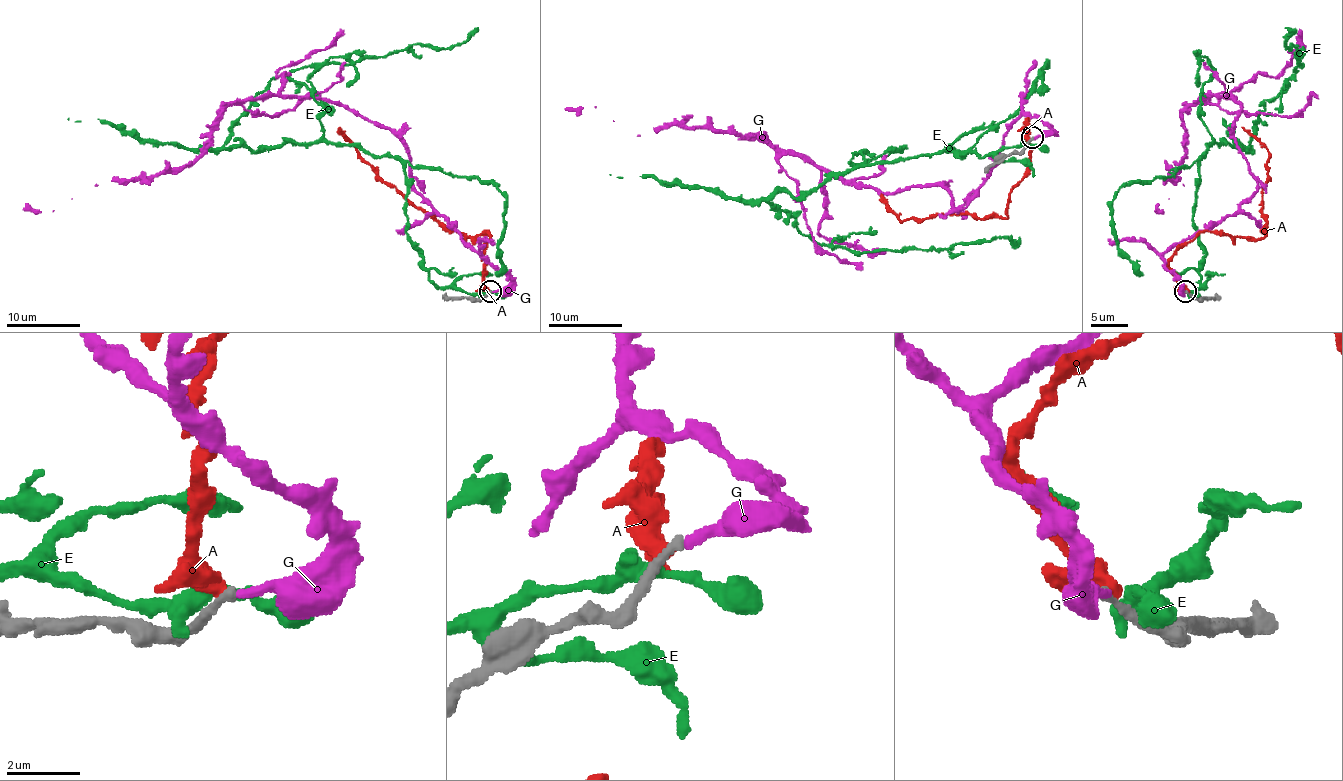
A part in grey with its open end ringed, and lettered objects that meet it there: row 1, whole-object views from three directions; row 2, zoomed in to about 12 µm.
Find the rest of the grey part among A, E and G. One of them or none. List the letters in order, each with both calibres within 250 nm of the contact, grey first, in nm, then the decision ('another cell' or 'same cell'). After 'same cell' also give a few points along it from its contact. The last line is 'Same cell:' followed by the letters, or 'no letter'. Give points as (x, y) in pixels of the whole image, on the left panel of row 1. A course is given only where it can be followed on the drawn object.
A: calibres 280 and 500 nm; another cell
E: calibres 360 and 360 nm; another cell
G: calibres 240 and 260 nm; another cell
Same cell: no letter

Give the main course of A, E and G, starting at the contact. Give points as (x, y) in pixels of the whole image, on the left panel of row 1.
A: (490, 291), (484, 280), (488, 232), (484, 230), (466, 239), (466, 236), (447, 232), (387, 184), (339, 127)
E: (486, 294), (429, 278), (392, 157), (312, 142), (224, 146), (279, 76), (413, 45), (449, 49), (477, 27)
G: (491, 292), (510, 280), (414, 188), (411, 155), (398, 138), (321, 98), (238, 100), (187, 164), (22, 210)

